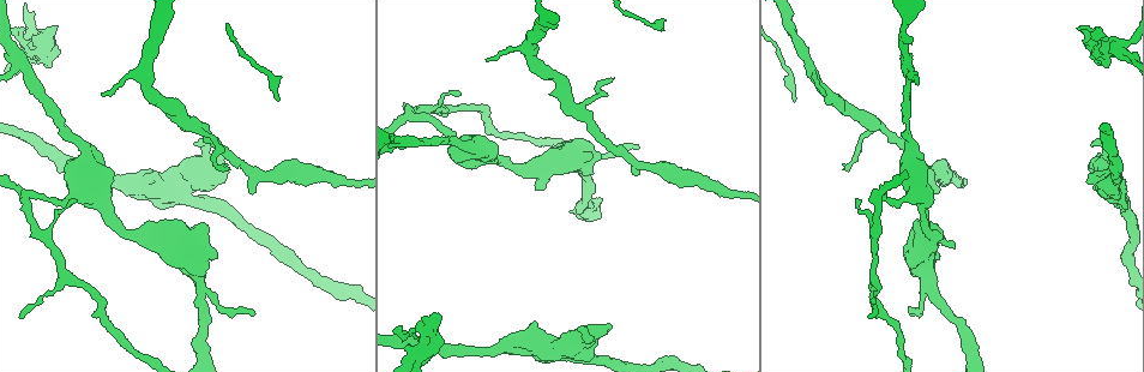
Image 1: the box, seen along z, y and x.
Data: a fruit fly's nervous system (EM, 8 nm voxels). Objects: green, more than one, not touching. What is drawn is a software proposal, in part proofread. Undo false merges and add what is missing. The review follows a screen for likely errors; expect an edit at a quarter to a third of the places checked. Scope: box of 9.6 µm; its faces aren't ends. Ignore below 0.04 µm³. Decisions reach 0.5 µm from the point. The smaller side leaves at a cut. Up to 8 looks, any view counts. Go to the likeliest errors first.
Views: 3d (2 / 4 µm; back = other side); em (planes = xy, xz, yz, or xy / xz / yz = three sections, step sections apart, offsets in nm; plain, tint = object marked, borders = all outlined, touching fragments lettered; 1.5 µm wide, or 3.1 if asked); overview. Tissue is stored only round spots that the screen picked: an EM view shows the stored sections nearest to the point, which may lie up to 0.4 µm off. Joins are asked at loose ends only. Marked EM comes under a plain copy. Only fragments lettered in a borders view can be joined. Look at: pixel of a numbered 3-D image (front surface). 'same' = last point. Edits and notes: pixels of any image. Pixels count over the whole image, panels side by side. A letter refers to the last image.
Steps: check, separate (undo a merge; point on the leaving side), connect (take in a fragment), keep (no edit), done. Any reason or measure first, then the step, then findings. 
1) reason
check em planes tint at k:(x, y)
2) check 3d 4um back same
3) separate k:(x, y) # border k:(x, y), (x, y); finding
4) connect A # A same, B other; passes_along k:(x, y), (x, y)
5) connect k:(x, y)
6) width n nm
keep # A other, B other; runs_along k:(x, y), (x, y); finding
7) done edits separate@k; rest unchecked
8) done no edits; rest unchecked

an open end
check 3d 2um at 1:(55, 25)

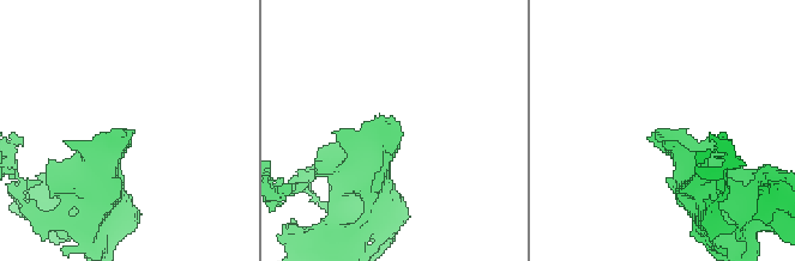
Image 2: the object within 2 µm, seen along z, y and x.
check em yz step 8 tint at 2:(397, 129)

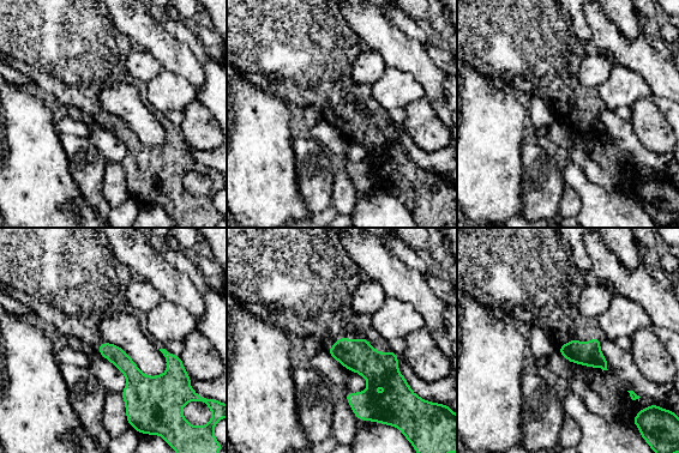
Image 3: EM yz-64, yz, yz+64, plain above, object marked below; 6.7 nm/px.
check em yz step 8 borders same

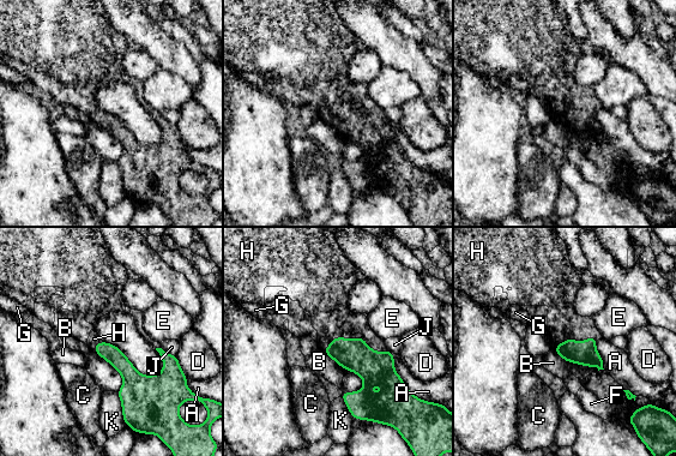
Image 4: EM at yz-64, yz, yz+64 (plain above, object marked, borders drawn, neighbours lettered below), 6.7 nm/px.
longest_contact H 380 nm
connect H # A other, B other, C other, D other, E other, F other, G other, H same, J other, K other; passes_along 4:(376, 368), (358, 337), (331, 317); it goes on there

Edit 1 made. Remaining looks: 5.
three-way junction
check 3d 2um at 1:(35, 194)

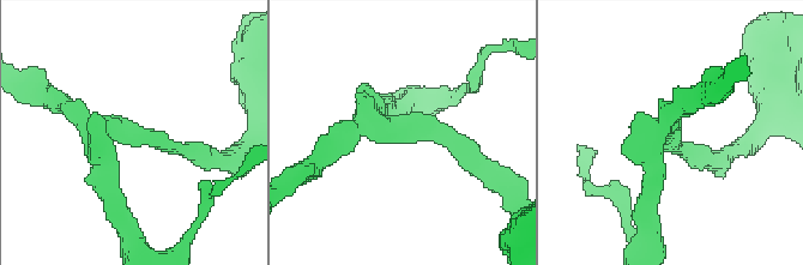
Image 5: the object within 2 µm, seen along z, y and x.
arms 3; arm_widths 170, 170, 170 nm
check em planes tint at 5:(404, 127)

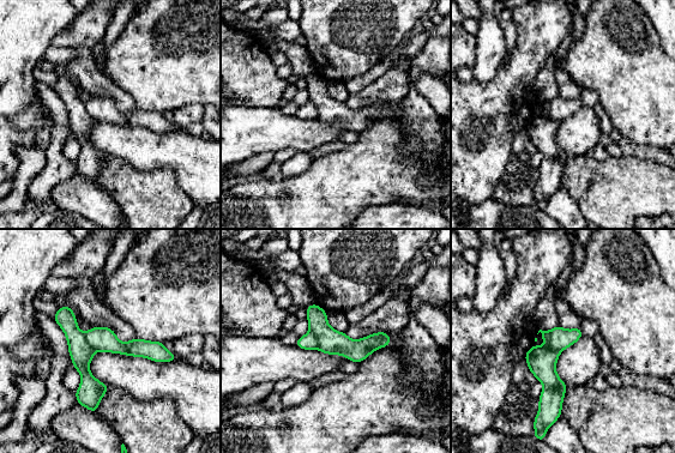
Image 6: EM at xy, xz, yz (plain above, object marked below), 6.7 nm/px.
what lies round it
check em planes borders same

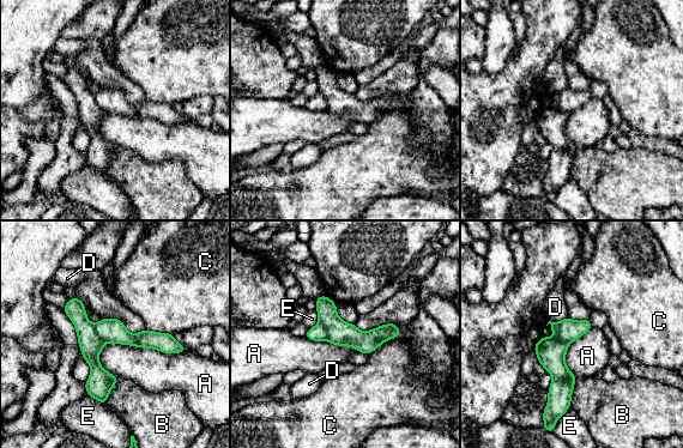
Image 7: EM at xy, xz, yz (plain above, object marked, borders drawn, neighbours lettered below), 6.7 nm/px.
width 140 nm
separate 7:(91, 345) # A other, B other, C other, D other, E other; part_leaving 7:(77, 302), (104, 398); a second cell is stuck on

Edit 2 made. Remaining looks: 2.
done edits connect@4, separate@7; rest unchecked

